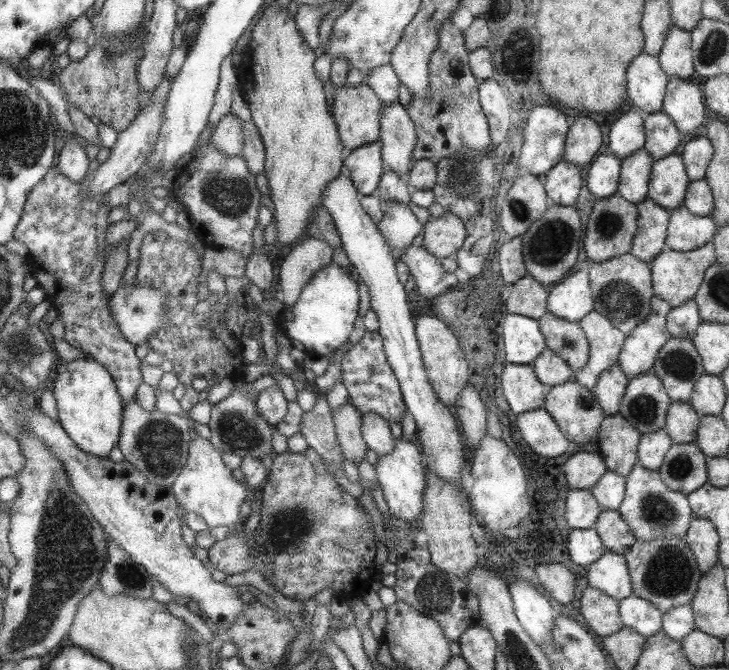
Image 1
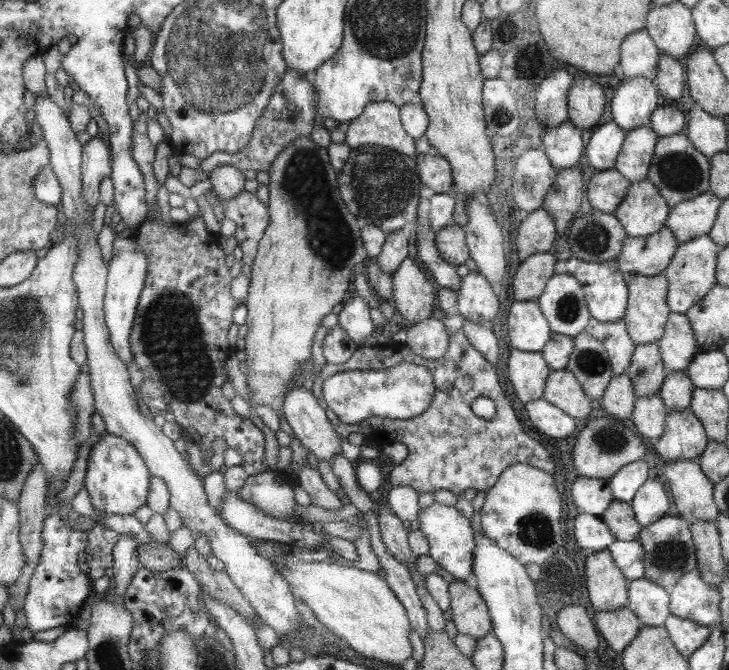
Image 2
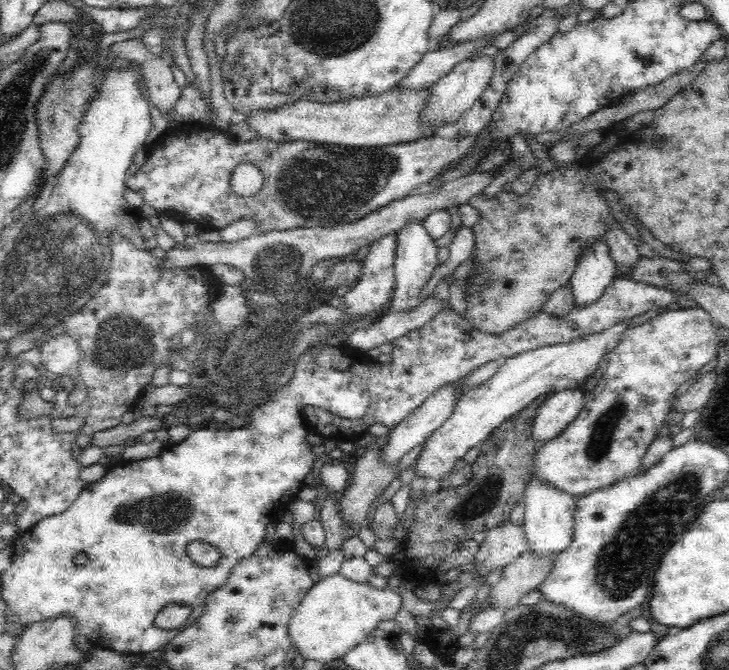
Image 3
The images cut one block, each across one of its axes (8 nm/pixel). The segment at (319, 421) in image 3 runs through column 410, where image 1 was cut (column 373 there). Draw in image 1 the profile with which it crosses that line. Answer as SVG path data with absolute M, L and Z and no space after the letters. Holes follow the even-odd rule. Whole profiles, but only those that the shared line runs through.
M378 331L364 333L360 342L352 345L349 351L340 359L337 368L342 368L342 383L347 388L349 404L362 410L362 416L366 414L378 414L389 424L401 423L405 410L404 396L401 394L401 386L388 362L385 353L384 339Z

